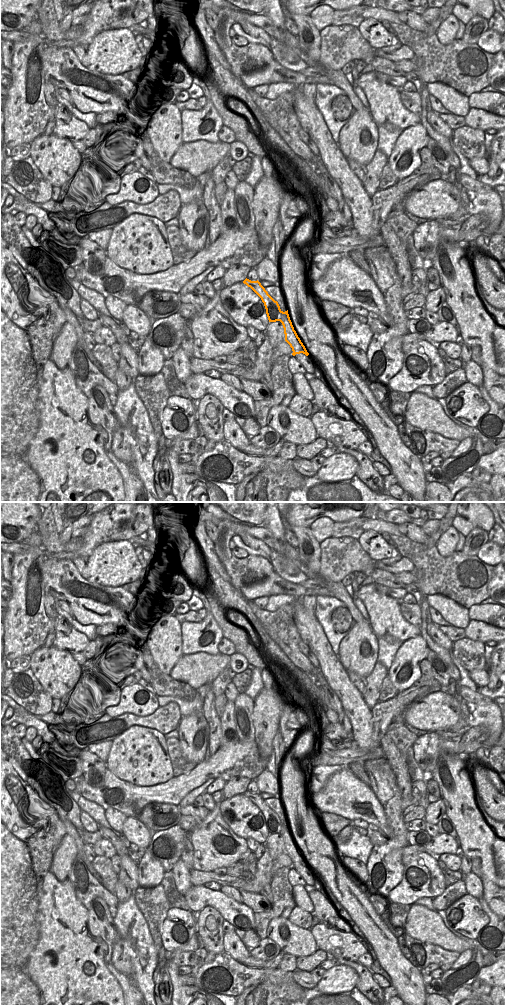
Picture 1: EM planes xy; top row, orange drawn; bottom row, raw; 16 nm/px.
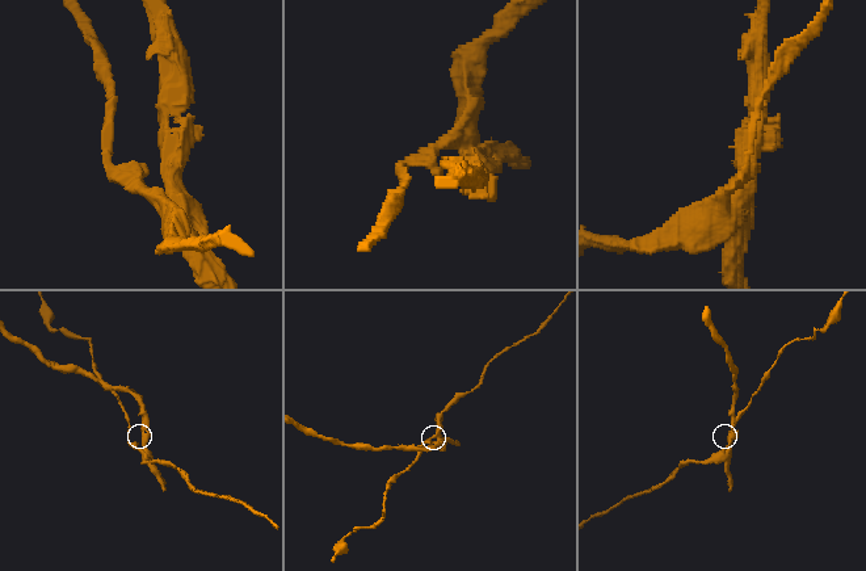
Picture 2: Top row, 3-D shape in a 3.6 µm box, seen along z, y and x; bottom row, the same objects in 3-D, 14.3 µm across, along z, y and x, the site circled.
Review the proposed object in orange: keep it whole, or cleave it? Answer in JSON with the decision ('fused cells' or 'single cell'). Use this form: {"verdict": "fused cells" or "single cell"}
{"verdict": "fused cells"}

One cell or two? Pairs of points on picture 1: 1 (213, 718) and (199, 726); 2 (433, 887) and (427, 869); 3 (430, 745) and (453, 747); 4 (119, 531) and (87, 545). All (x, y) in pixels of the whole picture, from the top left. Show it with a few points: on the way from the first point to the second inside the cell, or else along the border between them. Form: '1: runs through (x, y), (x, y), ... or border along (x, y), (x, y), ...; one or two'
1: border along (203, 716), (208, 725), (208, 744), (206, 746); two
2: runs through (430, 883), (427, 880), (427, 873); one
3: runs through (436, 745), (447, 745); one
4: runs through (111, 531), (101, 531), (95, 537); one

